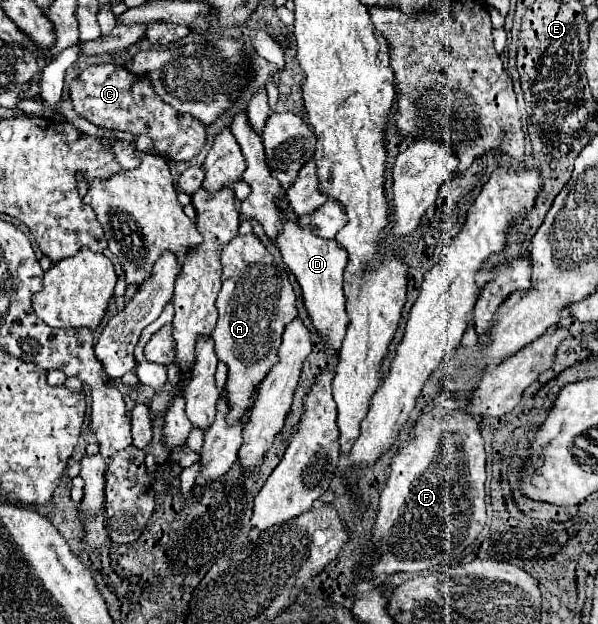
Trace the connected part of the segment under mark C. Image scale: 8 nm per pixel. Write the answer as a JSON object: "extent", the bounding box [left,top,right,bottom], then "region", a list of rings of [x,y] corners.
{"extent":[70,65,206,161],"region":[[[90,65],[70,85],[70,101],[74,111],[86,121],[118,131],[130,131],[134,135],[148,135],[154,141],[154,151],[170,161],[190,161],[196,157],[206,141],[204,125],[168,107],[150,87],[146,77],[132,75],[126,67],[118,65]]]}

